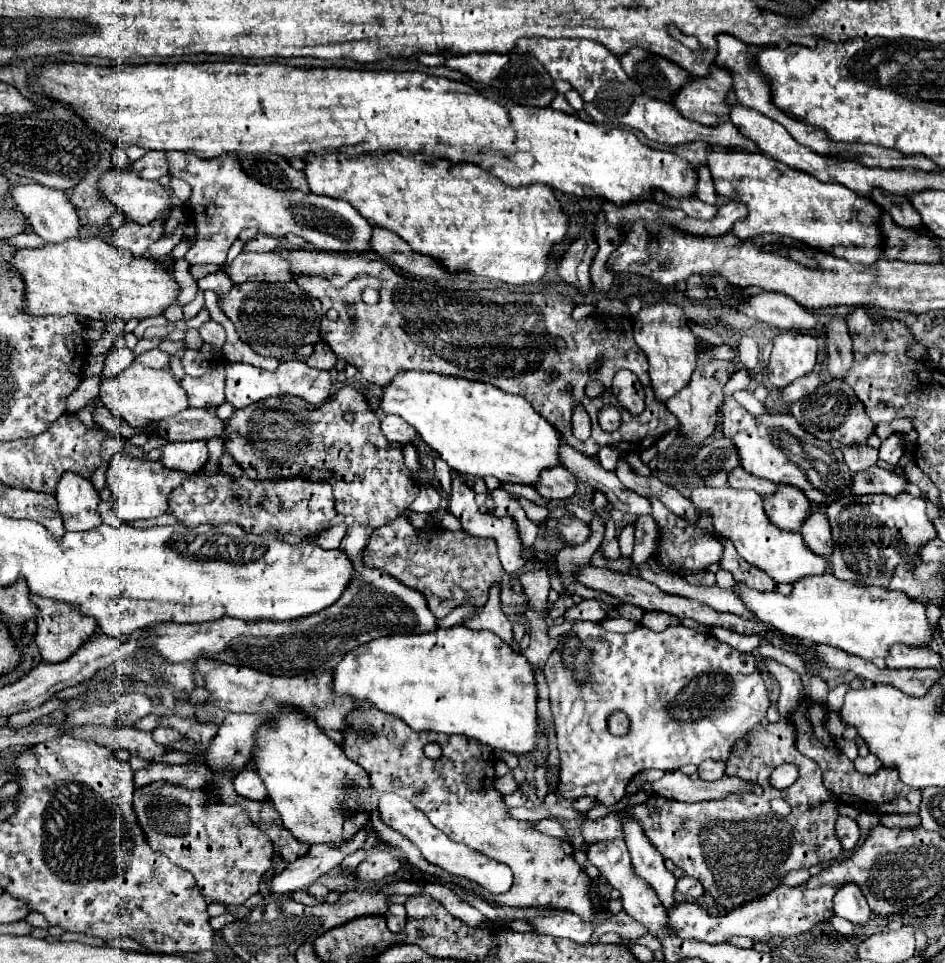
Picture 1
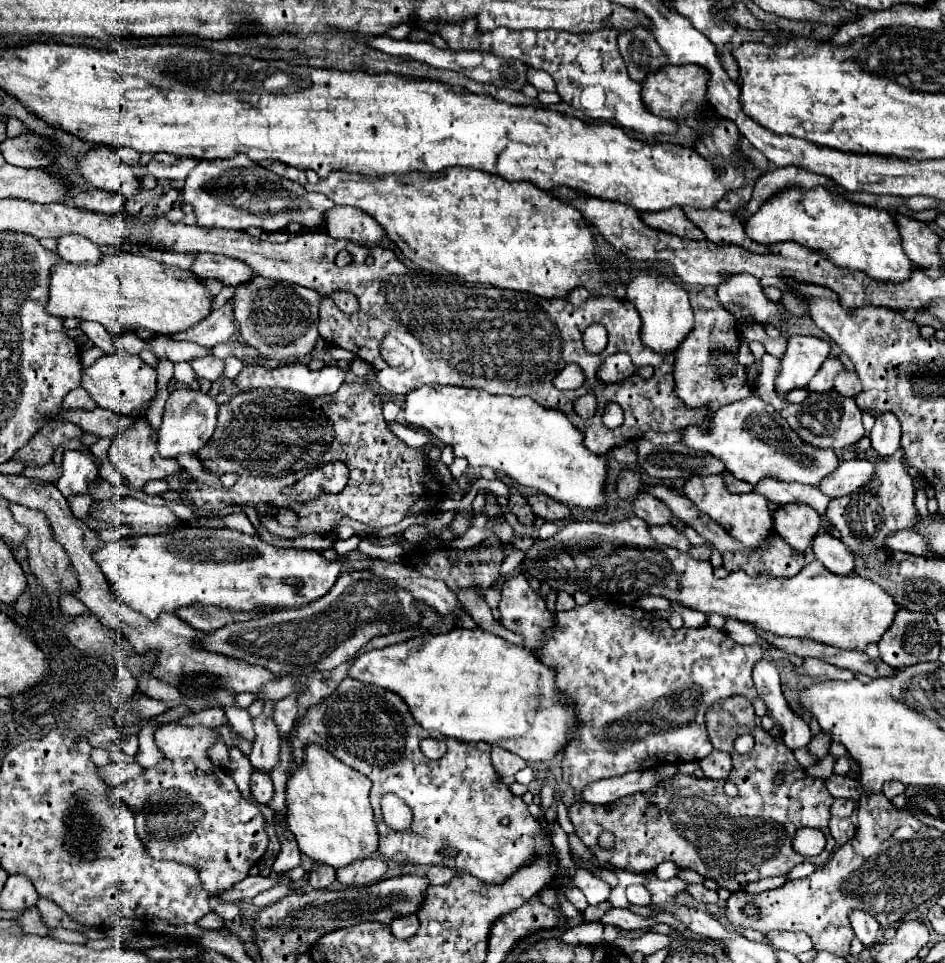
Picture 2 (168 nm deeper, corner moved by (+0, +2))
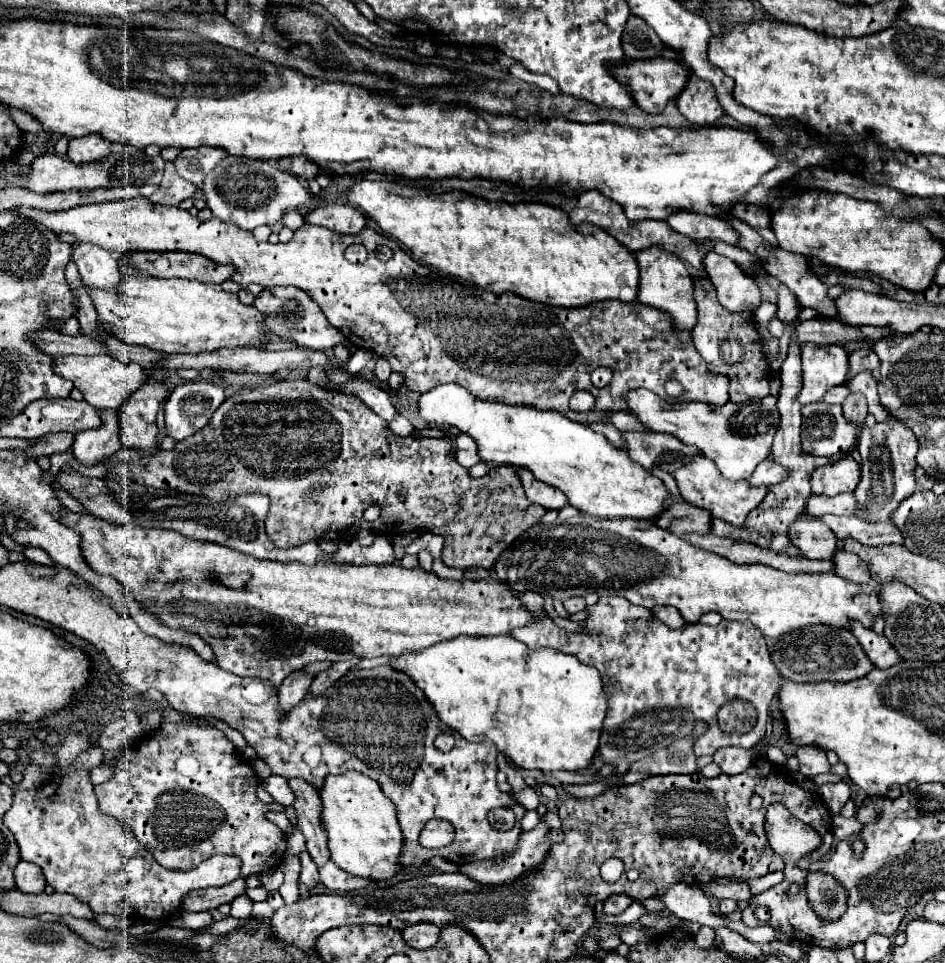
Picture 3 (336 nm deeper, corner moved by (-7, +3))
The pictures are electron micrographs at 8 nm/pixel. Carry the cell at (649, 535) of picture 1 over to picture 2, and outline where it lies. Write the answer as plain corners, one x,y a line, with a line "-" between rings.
648,526
648,530
650,530
652,538
654,538
656,542
660,542
660,544
674,546
674,548
678,548
678,550
682,550
682,552
688,552
688,550
692,548
690,540
688,540
688,548
686,548
686,542
684,542
686,538
684,538
684,534
680,534
674,526

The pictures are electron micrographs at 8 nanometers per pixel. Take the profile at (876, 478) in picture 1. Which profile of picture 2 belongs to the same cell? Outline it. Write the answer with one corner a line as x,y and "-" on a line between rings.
866,458
842,460
832,474
824,476
824,480
820,482
818,488
824,494
828,494
830,498
840,498
840,496
846,496
846,494
854,492
856,488
864,486
864,482
868,482
868,478
872,478
872,470
874,470
874,462
870,462

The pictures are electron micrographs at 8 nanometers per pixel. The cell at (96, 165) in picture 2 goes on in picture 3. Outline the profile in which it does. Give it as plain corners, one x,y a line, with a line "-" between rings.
87,135
79,139
69,141
69,159
77,165
87,165
87,163
97,163
105,161
111,155
111,143
99,135

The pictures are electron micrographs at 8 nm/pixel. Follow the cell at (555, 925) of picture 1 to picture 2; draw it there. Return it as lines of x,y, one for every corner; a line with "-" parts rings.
608,900
602,902
602,904
598,904
598,906
588,906
584,910
584,922
596,922
596,920
600,920
610,908
612,908
612,904

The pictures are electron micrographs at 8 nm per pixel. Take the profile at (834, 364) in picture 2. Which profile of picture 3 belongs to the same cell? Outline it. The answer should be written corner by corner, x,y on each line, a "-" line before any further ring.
865,349
865,353
863,351
849,353
849,365
851,365
851,377
855,377
861,371
873,371
873,369
877,369
879,361
877,361
877,357
873,353
869,357
869,351

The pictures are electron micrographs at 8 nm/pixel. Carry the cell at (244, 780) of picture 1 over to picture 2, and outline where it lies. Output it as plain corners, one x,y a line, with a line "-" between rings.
254,772
252,780
250,780
250,788
252,788
252,796
262,804
268,804
270,798
274,796
274,786
272,786
272,780
268,774

